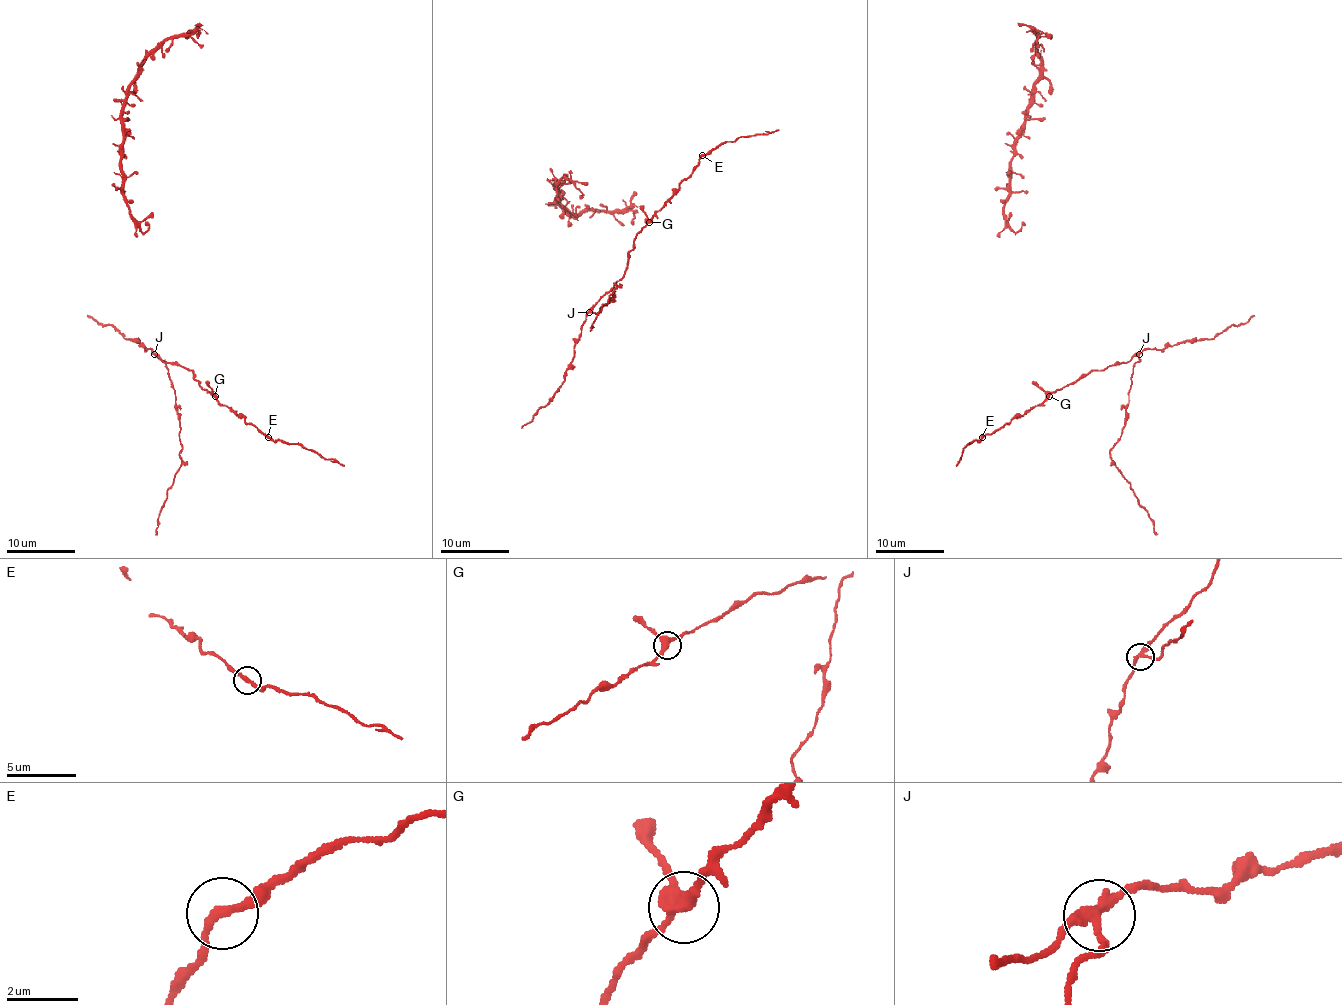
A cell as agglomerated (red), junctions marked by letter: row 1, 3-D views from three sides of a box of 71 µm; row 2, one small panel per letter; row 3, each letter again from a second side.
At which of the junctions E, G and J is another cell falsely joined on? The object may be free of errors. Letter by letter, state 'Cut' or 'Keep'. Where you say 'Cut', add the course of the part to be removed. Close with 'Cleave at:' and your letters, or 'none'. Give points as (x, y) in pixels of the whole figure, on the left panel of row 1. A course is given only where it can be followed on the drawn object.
E: Keep
G: Keep
J: Cut. Course of the part to remove: (155, 355), (165, 361), (175, 394), (180, 452), (180, 467), (158, 514), (155, 534)
Cleave at: J

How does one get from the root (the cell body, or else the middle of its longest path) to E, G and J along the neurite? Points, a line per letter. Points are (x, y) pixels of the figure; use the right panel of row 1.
E: (1033, 380), (1045, 392), (1045, 399), (999, 430), (982, 437)
G: (1033, 380), (1049, 396)
J: (1033, 380), (1045, 390), (1055, 392), (1093, 370), (1129, 361), (1139, 355)

